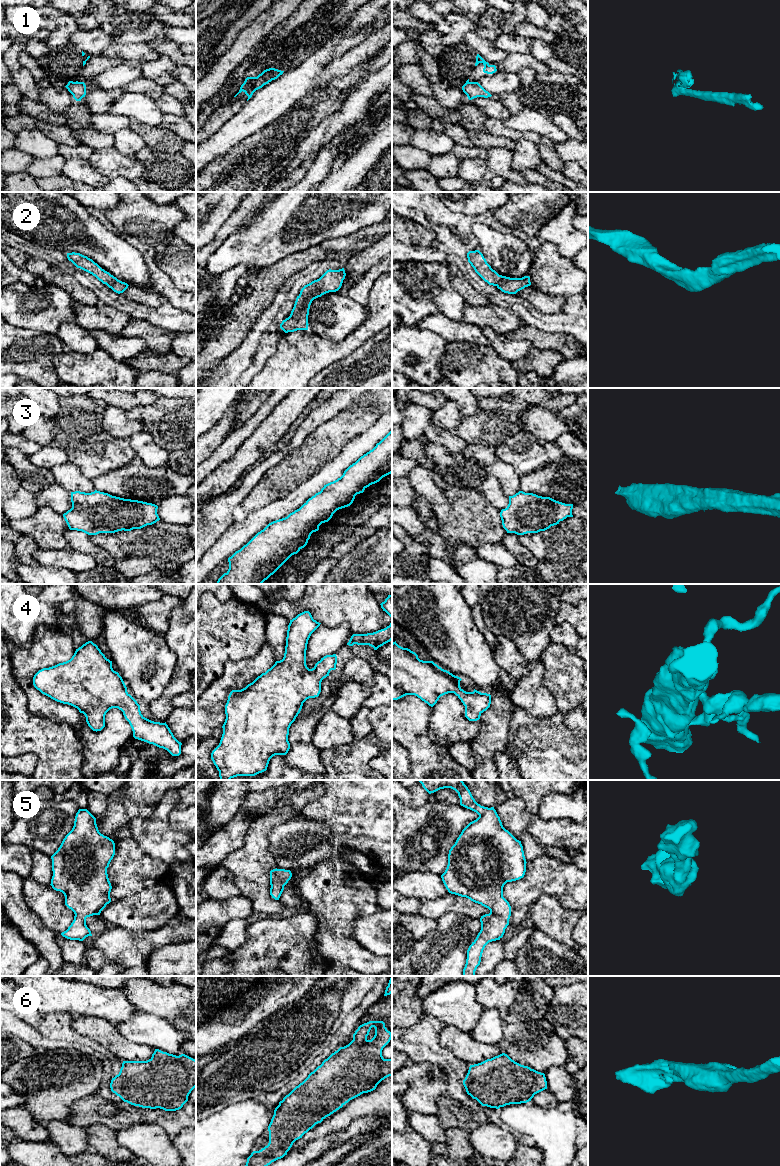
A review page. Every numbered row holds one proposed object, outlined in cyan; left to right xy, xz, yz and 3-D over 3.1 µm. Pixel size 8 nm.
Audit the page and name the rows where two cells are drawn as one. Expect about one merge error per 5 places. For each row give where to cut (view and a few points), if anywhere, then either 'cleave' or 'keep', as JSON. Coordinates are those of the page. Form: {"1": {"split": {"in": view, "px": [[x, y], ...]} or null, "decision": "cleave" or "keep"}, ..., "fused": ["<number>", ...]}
{"1": {"split": {"in": "xz", "px": [[257, 77], [253, 84], [254, 90]]}, "decision": "cleave"}, "2": {"split": null, "decision": "keep"}, "3": {"split": null, "decision": "keep"}, "4": {"split": null, "decision": "keep"}, "5": {"split": null, "decision": "keep"}, "6": {"split": null, "decision": "keep"}, "fused": ["1"]}

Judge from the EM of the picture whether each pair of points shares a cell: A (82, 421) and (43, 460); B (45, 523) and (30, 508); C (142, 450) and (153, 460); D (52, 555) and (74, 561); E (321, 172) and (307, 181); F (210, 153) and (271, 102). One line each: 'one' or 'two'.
A: two
B: two
C: one
D: one
E: one
F: one

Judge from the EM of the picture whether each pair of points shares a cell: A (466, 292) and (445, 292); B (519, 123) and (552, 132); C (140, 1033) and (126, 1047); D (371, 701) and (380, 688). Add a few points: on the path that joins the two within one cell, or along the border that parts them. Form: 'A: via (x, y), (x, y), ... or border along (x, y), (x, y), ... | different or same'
A: border along (449, 270), (450, 284), (467, 304) | different
B: via (527, 123), (539, 123), (544, 126) | same
C: border along (114, 1026), (128, 1040), (146, 1044), (154, 1049) | different
D: via (374, 698), (379, 691) | same

